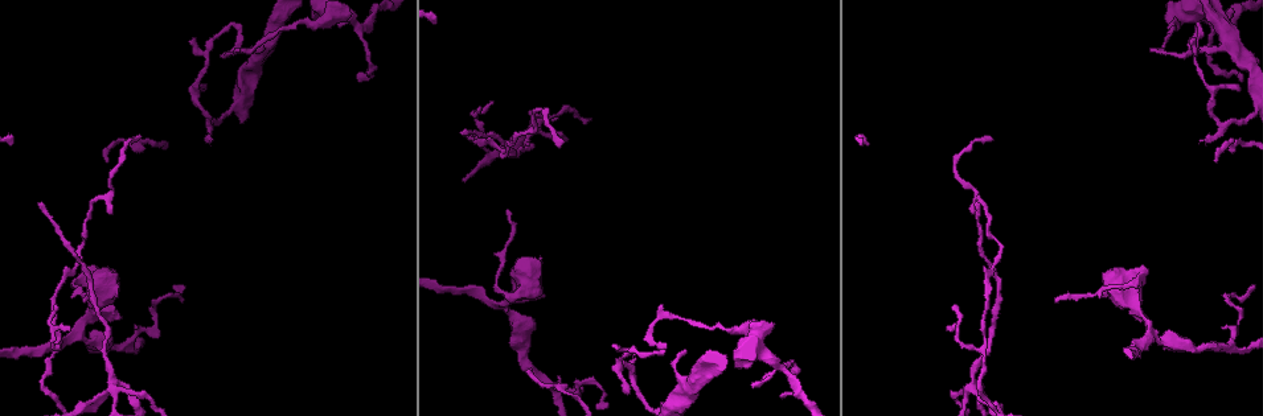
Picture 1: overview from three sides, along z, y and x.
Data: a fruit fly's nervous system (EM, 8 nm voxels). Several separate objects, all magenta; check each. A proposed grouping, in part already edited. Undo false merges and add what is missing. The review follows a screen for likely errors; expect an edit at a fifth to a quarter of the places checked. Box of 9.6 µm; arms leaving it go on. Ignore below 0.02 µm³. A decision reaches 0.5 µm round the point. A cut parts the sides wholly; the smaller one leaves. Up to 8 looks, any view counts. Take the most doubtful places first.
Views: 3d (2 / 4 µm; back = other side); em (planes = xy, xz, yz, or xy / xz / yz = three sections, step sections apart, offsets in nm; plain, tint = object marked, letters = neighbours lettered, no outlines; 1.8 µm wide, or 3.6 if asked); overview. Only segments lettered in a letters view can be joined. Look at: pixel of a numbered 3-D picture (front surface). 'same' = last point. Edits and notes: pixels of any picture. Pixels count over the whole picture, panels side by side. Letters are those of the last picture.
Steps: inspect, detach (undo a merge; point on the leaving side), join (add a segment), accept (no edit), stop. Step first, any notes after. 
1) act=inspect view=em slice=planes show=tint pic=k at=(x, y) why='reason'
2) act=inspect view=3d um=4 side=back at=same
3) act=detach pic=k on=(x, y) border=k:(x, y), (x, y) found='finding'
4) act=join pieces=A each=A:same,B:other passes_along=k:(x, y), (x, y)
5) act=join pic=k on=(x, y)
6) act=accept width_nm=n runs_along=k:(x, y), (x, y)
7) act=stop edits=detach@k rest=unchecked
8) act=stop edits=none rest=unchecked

act=inspect view=em slice=planes show=letters pic=1 at=(1143, 269)

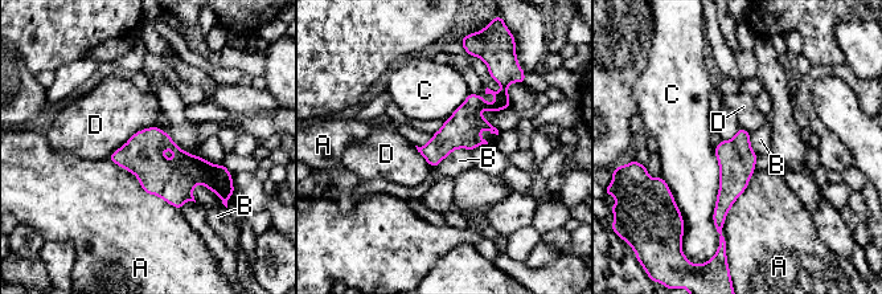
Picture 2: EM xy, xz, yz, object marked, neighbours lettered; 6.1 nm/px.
act=accept each=A:other,B:other,C:other,D:other runs_along=2:(504, 96), (422, 150) found='none of them fits'

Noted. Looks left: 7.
act=inspect view=3d um=2 pic=1 at=(112, 389) why='looks like a crossing'

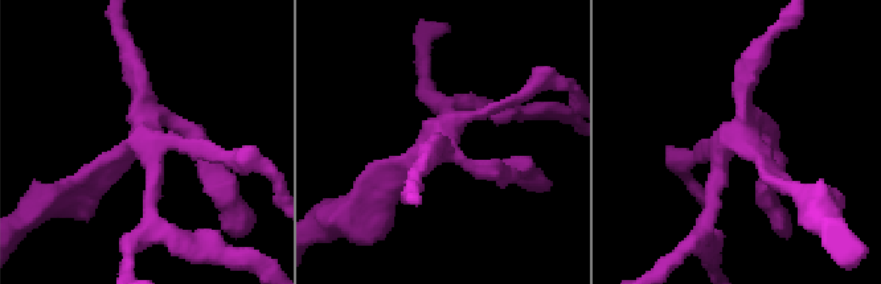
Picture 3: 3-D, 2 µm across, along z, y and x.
act=inspect view=em slice=planes show=plain pic=3 at=(144, 137)

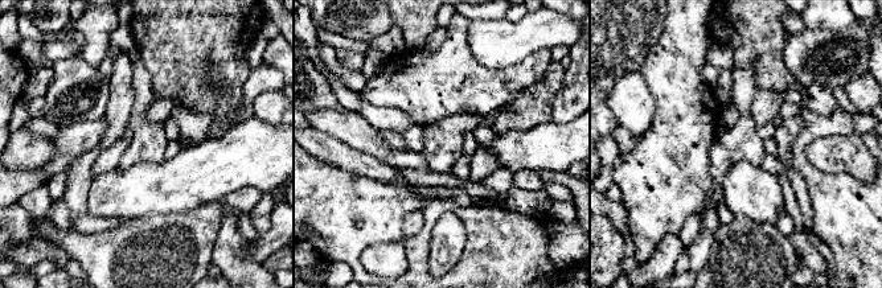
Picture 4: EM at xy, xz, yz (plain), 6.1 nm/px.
act=inspect view=em slice=planes show=letters at=same

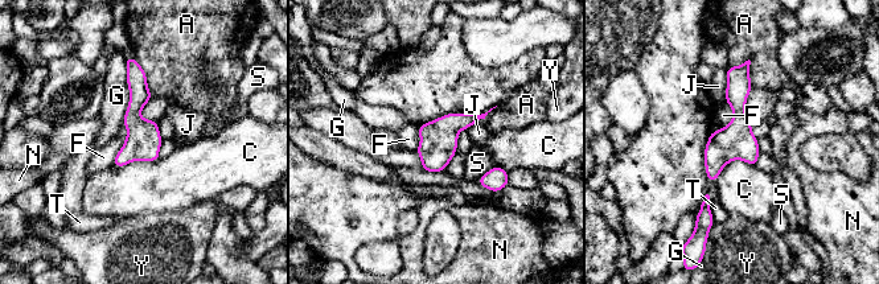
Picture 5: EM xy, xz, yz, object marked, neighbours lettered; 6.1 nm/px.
act=accept longest_contact=G:400nm each=A:other,C:other,F:other,G:other,J:other,N:other,S:other,T:other,Y:other runs_along=5:(746, 68), (739, 131), (711, 176) found='one neuron here'

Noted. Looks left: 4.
act=inspect view=3d um=2 pic=1 at=(1179, 19) why='three arms meet'

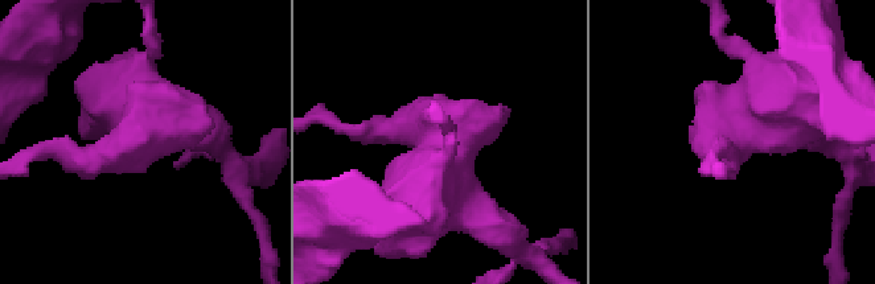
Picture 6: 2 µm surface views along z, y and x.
act=inspect view=em slice=planes show=letters pic=6 at=(428, 133) why='now the EM'

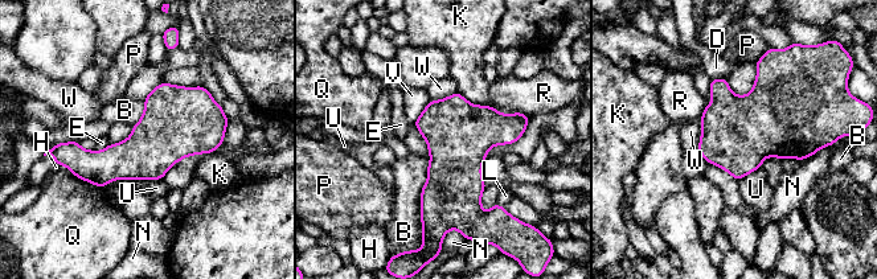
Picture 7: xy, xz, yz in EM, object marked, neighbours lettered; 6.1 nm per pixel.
act=accept each=B:other,D:other,E:other,H:other,K:other,L:other,N:other,P:other,Q:other,R:other,U:other,V:other,W:other border=7:(429, 163), (421, 192), (421, 226) found='one neuron here'

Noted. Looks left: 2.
act=stop edits=none rest=unchecked

